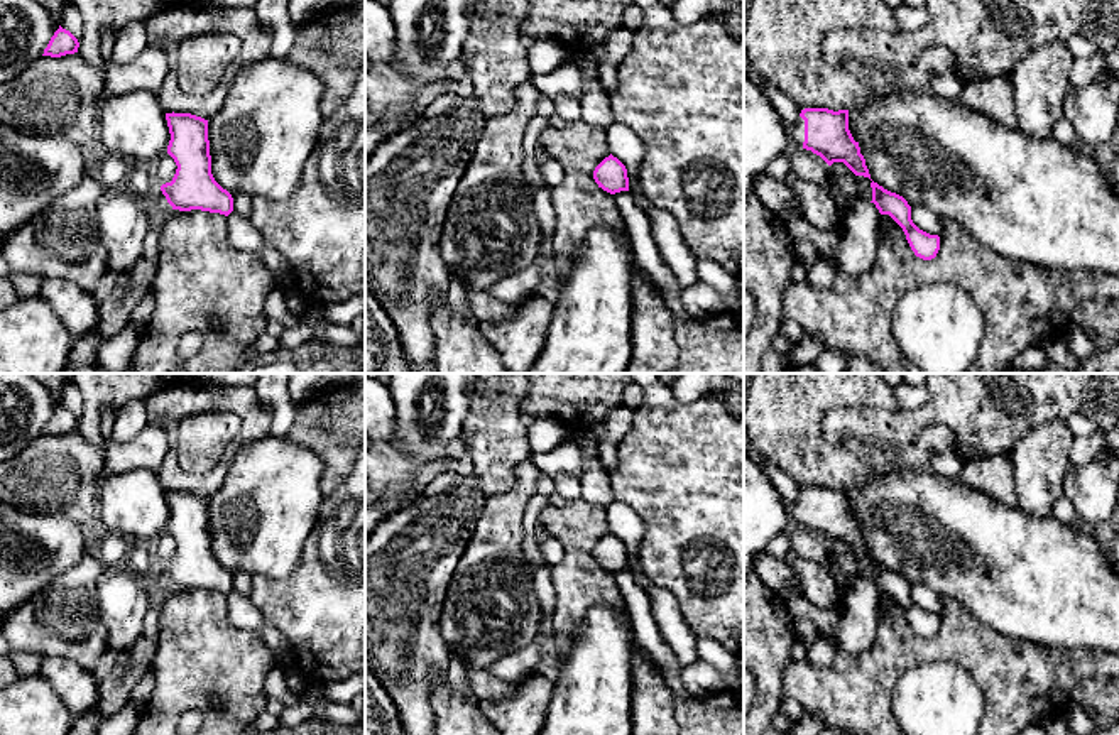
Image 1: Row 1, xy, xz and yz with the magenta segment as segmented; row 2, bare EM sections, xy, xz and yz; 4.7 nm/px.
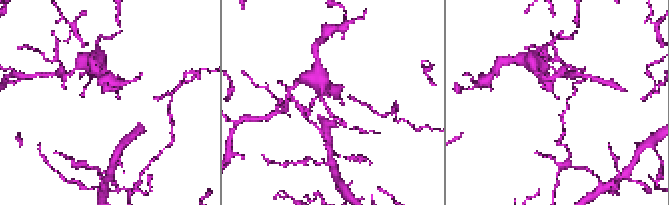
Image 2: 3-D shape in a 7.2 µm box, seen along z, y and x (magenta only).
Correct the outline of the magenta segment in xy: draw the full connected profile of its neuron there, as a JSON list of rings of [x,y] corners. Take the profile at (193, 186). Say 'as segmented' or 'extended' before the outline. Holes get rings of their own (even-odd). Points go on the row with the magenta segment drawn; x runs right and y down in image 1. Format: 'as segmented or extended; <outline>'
as segmented; [[[166,113],[171,140],[167,154],[177,169],[171,182],[161,186],[172,210],[201,210],[228,216],[233,198],[211,174],[208,120],[191,113]]]

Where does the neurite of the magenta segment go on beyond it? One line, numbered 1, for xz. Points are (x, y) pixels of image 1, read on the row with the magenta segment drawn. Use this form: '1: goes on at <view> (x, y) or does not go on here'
1: does not go on here

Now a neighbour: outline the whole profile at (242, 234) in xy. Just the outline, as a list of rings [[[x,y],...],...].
[[[237,213],[228,216],[228,242],[242,252],[259,255],[272,270],[276,282],[281,286],[291,284],[291,267],[281,253],[267,245],[260,231],[248,221],[248,218]]]

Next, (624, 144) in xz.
[[[614,122],[607,130],[607,144],[610,154],[617,157],[627,169],[629,189],[634,196],[636,204],[644,210],[649,201],[642,201],[639,198],[639,169],[644,157],[644,142],[630,130],[627,125],[620,122]]]

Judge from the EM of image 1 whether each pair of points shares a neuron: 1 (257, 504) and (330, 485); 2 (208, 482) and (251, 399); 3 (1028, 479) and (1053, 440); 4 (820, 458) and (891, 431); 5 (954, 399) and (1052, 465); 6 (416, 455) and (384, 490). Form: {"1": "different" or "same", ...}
{"1": "different", "2": "same", "3": "same", "4": "different", "5": "different", "6": "same"}

